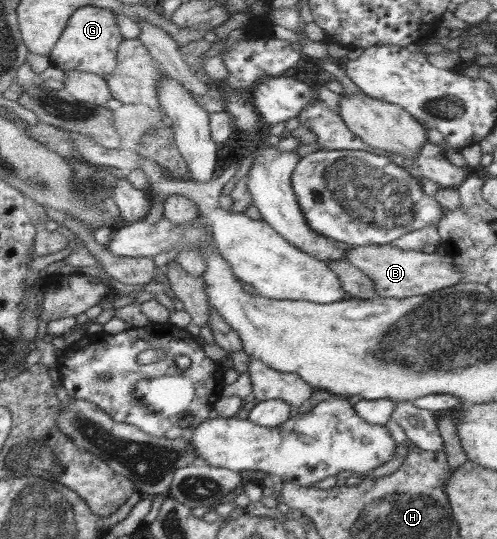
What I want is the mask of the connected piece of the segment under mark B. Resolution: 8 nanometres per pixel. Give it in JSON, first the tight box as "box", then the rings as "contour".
{"box":[345,244,461,299],"contour":[[[392,244],[349,246],[345,252],[345,258],[375,282],[375,292],[378,298],[400,299],[426,295],[461,281],[461,272],[455,266],[451,256],[441,257],[436,253],[425,254],[419,250],[402,250]]]}

